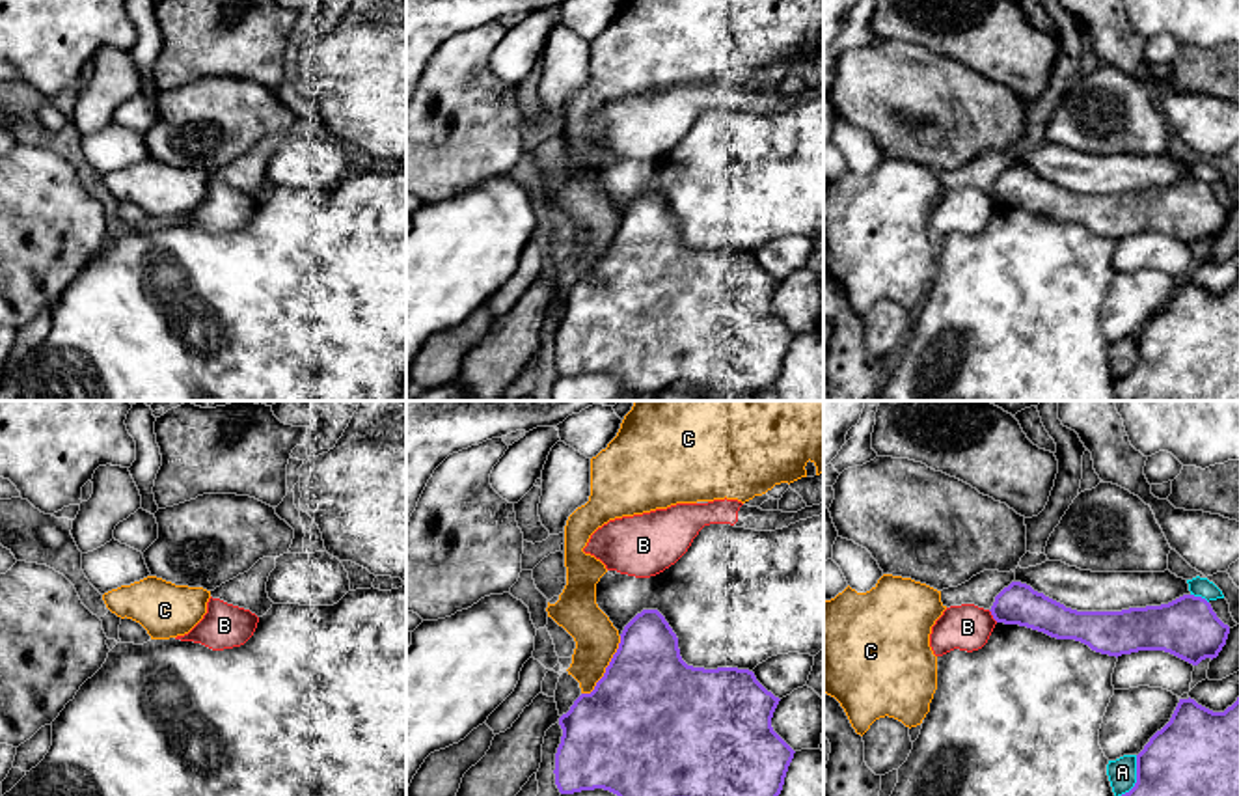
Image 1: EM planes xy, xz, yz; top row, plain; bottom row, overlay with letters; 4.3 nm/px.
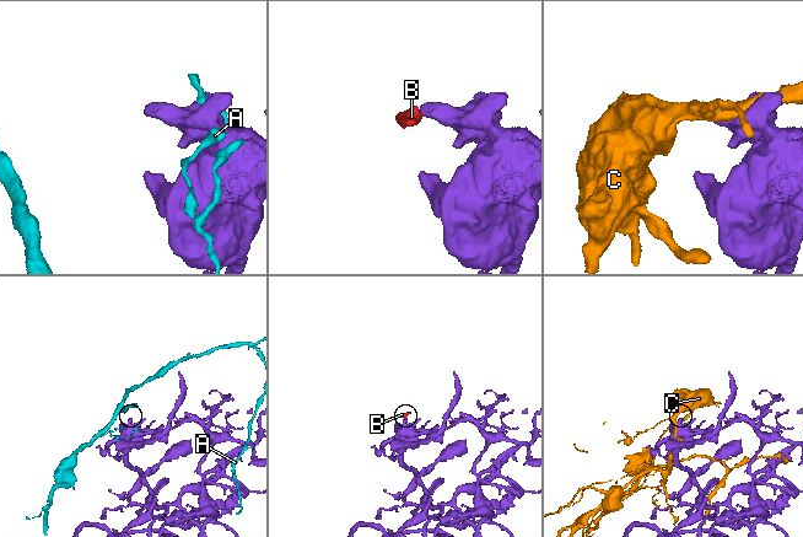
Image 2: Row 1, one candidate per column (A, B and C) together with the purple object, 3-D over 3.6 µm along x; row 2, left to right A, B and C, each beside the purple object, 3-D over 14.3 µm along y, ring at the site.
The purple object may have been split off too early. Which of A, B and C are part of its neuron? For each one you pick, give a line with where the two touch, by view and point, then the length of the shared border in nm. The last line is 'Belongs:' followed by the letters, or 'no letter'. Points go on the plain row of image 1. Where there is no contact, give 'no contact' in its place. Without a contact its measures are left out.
Belongs: no letter

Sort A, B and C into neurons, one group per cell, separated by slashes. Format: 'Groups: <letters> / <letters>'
Groups: A / B / C

